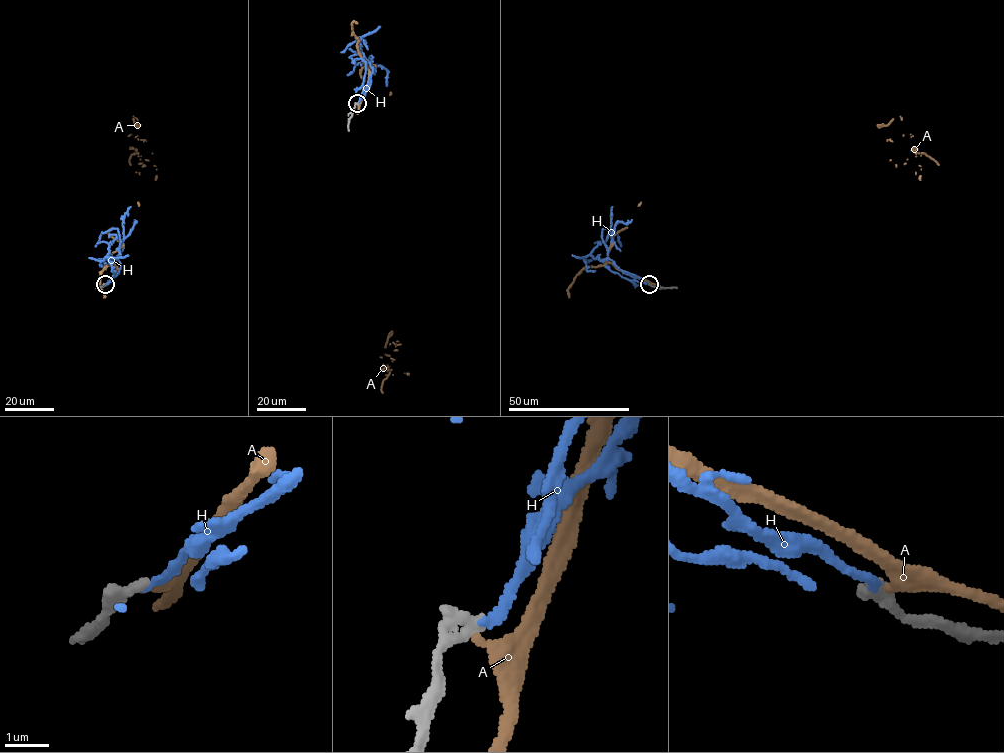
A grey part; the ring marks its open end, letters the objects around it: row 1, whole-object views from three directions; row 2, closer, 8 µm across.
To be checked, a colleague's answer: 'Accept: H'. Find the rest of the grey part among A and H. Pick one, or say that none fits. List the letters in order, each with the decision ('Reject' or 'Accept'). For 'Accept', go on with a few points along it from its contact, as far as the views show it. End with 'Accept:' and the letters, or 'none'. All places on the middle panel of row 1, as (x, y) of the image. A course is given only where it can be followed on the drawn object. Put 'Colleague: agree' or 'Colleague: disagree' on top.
Colleague: agree
A: Reject
H: Accept. Its course: (357, 103), (371, 82), (372, 67), (368, 62), (371, 62), (371, 55), (358, 62), (347, 75)
Accept: H

